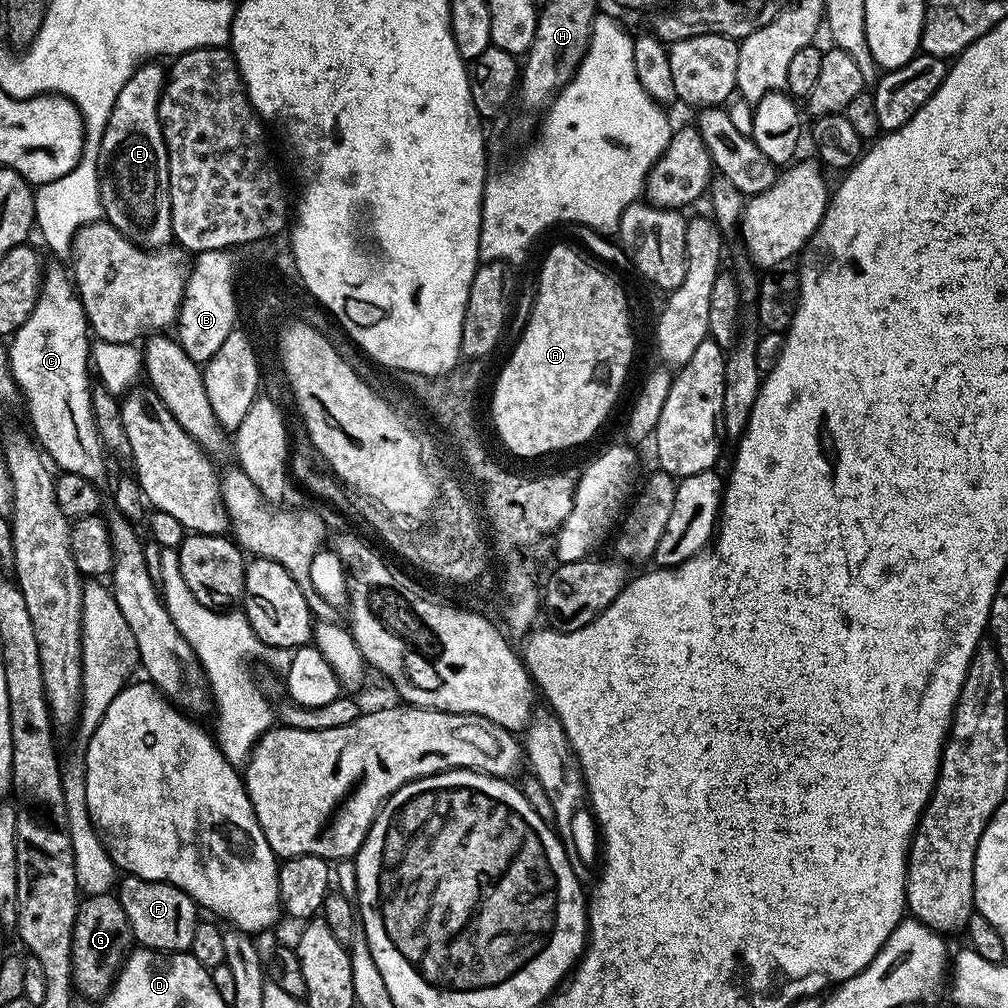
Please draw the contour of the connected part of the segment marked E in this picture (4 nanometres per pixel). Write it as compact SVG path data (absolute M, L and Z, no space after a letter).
M141 63L126 86L118 90L96 160L103 219L113 224L126 239L149 250L173 243L168 151L158 118L160 92L166 79L165 65L160 64L163 63Z

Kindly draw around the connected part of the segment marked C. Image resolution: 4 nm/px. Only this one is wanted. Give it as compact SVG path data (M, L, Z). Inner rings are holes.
M52 267L45 271L40 297L30 318L10 337L8 365L19 395L28 403L28 420L47 459L57 469L60 467L61 473L73 472L100 482L106 453L91 408L94 380L90 375L90 329L73 281L65 272Z

